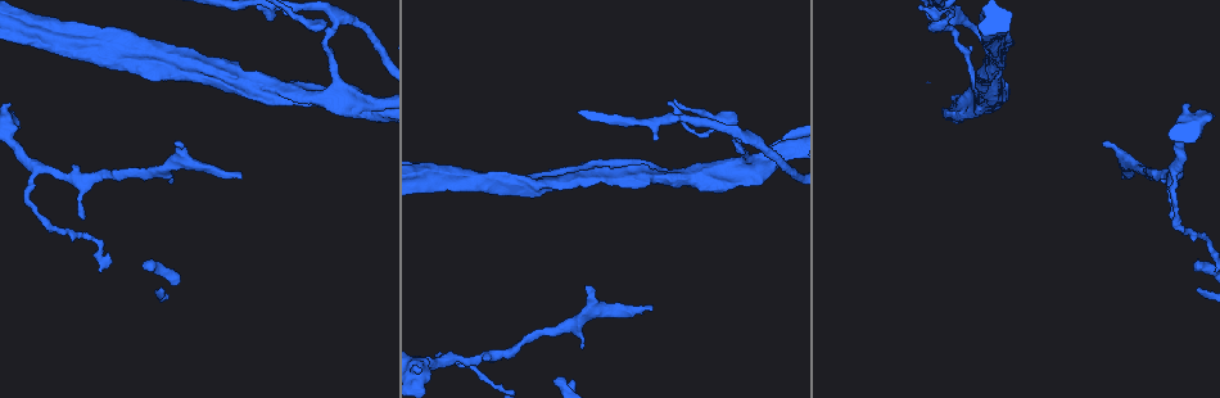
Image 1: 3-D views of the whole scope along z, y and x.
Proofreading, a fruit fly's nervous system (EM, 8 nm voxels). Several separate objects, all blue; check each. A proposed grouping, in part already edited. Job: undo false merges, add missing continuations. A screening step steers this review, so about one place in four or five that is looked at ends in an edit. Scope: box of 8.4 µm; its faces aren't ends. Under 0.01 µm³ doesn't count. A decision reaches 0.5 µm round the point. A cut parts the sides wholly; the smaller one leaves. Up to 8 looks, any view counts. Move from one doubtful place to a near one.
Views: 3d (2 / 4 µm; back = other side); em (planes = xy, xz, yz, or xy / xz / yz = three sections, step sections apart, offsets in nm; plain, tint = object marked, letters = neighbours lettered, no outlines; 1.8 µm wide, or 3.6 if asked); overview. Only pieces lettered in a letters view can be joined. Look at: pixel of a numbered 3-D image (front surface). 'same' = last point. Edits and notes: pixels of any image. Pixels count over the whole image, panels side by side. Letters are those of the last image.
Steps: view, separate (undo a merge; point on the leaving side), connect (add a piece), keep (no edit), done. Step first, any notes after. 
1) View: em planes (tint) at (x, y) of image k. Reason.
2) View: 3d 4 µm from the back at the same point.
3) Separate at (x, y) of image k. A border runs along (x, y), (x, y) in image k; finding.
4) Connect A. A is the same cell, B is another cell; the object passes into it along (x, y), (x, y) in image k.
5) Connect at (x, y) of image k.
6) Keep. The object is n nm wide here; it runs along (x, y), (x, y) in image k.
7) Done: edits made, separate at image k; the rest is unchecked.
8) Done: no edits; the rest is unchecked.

View: 3d 4 µm at (733, 175) of image 1. Sharp bend.

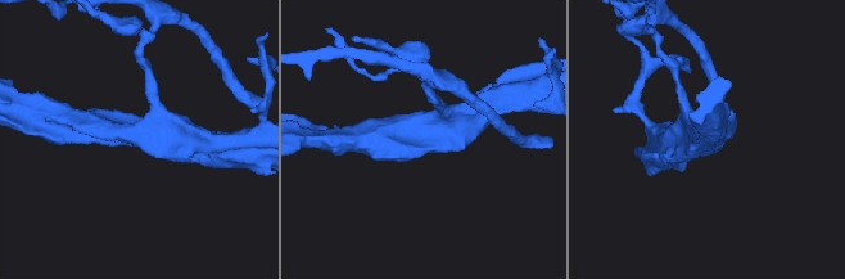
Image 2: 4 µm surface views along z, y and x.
View: em xy step 16 (tint) at (134, 136) of image 2. 3 arms meet here; now the EM.

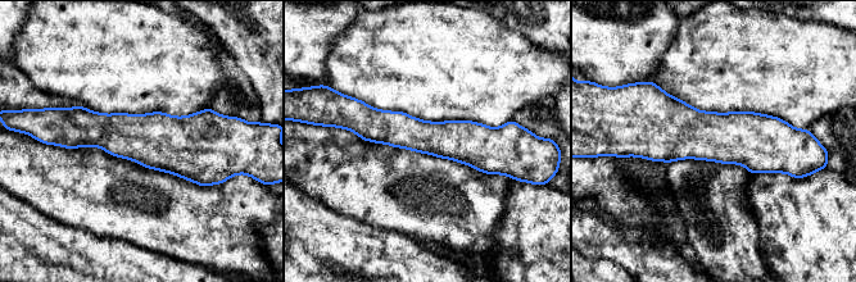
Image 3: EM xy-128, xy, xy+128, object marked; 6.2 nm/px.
View: em xy step 16 (letters) at the same point. What lies round it.

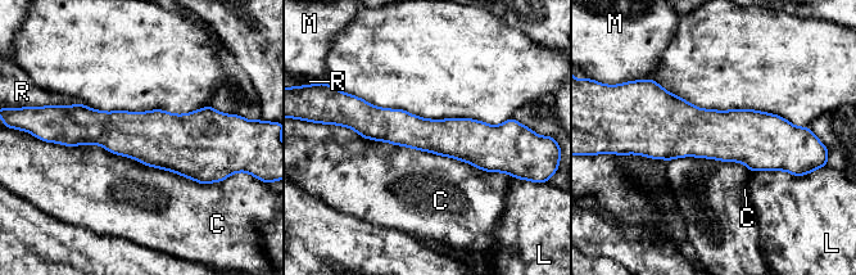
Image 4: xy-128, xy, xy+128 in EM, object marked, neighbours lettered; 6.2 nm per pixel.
Keep. The object is 240 nm wide here; C, L, M and R are other cells; all the same neuron.

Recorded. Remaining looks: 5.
View: 3d 2 µm at (84, 35) of image 1.

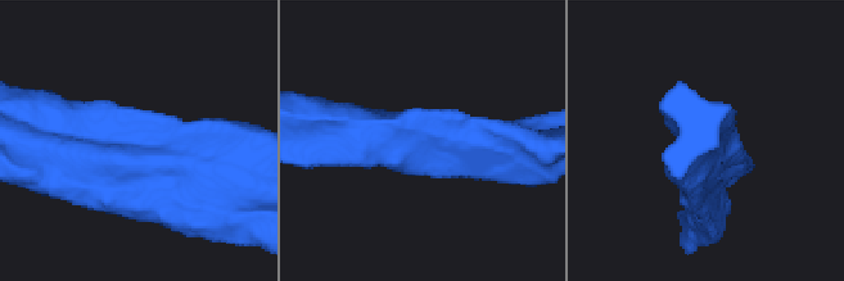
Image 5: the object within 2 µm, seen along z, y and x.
View: em 3.6 µm xz step 16 (tint) at (143, 153) of image 5. 3 arms meet here; the arms are 280, 280, 320 nm wide.

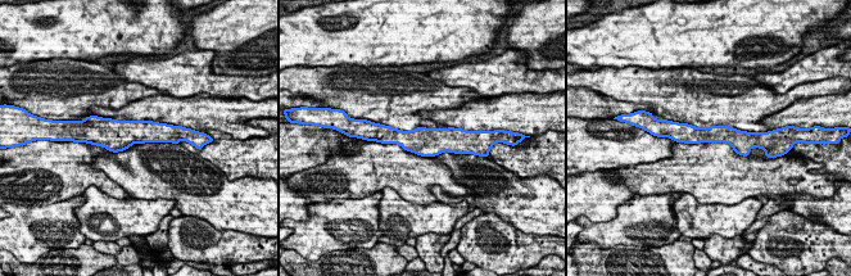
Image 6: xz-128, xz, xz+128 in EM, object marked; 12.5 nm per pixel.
View: em 3.6 µm planes (letters) at the same point. Cut it another way.

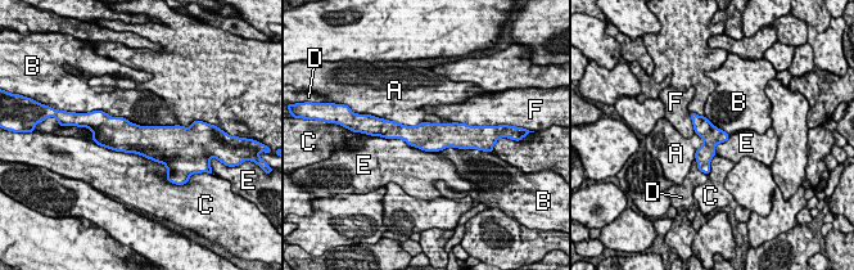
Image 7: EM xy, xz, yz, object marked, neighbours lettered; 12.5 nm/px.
Keep. The longest contact is with C, 1000 nm; A, B, C, D, E and F are other cells; it runs along (389, 135), (455, 135), (464, 138) in image 7; one neuron here.

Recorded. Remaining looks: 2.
View: em planes (letters) at (1173, 216) of image 1. Branch stops here.

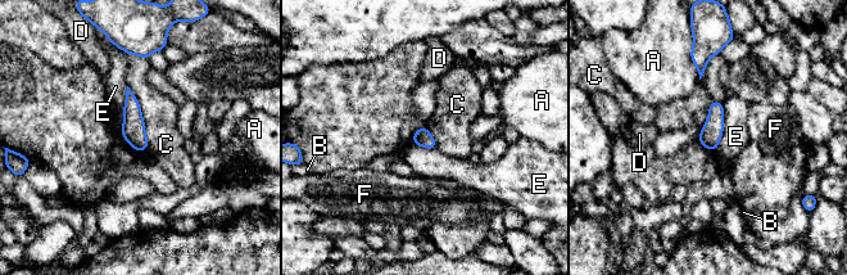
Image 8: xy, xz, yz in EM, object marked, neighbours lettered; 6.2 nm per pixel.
Keep. The object is 110 nm wide here; A, B, C, D, E and F are other cells; a border runs along (723, 103), (723, 135), (715, 149) in image 8; no lettered piece goes on from it.

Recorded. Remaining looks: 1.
Done: no edits; the rest is unchecked.

